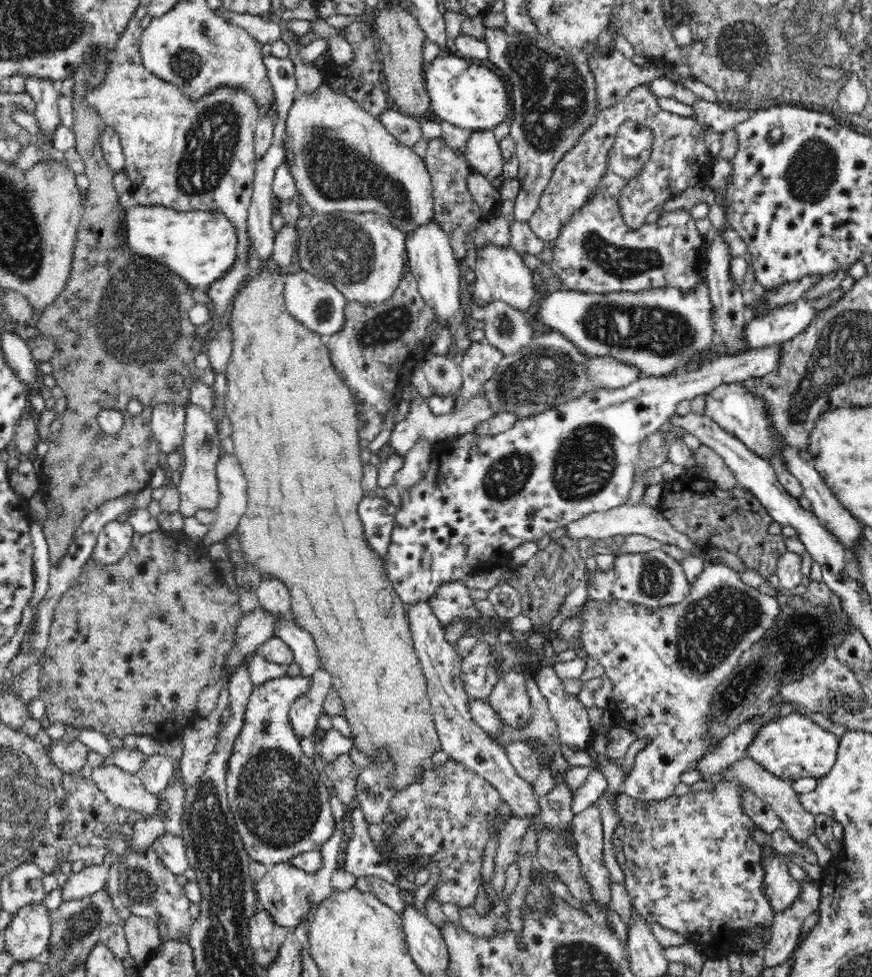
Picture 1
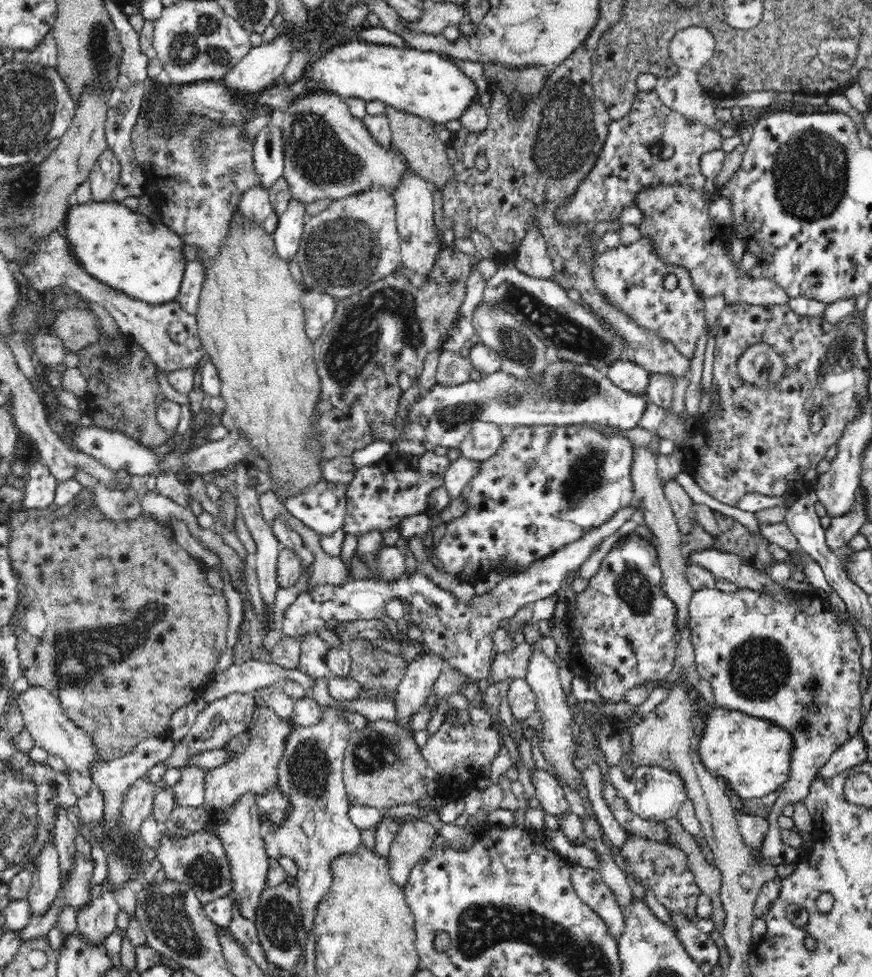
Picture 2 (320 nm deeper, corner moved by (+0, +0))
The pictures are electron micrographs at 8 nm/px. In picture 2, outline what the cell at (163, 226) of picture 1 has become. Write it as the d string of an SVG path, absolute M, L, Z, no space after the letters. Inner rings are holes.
M114 200L72 205L68 211L66 238L88 274L142 302L168 303L177 298L186 268L178 231L163 221L152 224Z

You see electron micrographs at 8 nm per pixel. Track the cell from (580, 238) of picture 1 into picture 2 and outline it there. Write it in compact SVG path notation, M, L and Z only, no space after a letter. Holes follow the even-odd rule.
M641 236L636 242L620 244L614 250L596 254L594 262L590 260L589 274L594 288L607 304L618 308L619 312L636 321L641 328L653 332L653 336L670 341L684 358L691 360L705 326L705 302L687 269L665 262L655 250L654 239ZM666 274L674 274L678 278L674 290L664 287Z

